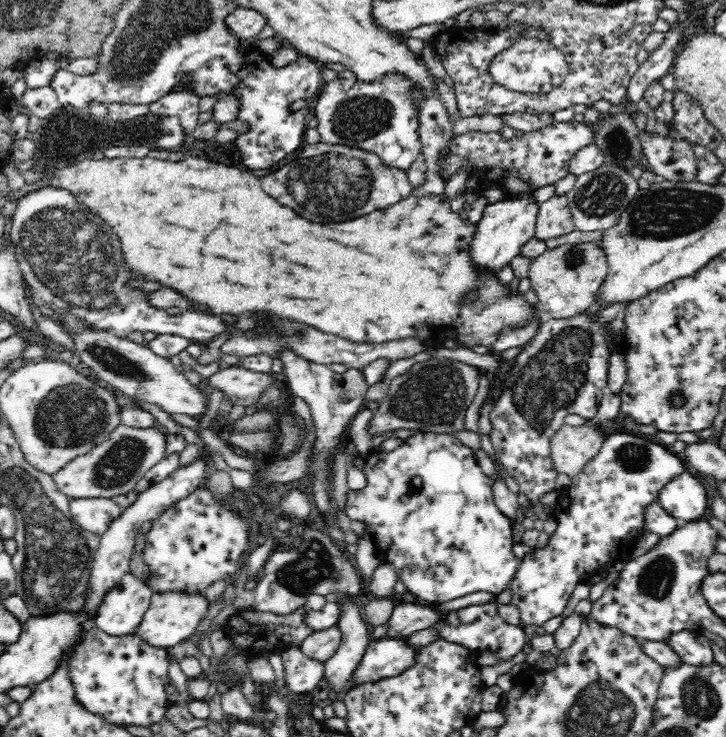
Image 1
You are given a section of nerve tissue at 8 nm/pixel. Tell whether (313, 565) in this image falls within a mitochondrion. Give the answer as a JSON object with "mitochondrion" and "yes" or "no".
{"mitochondrion":"yes"}

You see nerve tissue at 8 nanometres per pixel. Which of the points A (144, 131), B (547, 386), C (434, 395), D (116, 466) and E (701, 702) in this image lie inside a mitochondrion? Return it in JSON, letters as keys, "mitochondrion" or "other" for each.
{"A":"mitochondrion","B":"mitochondrion","C":"mitochondrion","D":"mitochondrion","E":"mitochondrion"}

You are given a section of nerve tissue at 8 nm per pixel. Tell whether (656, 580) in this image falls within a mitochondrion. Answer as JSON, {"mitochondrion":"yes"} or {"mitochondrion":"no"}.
{"mitochondrion":"yes"}

